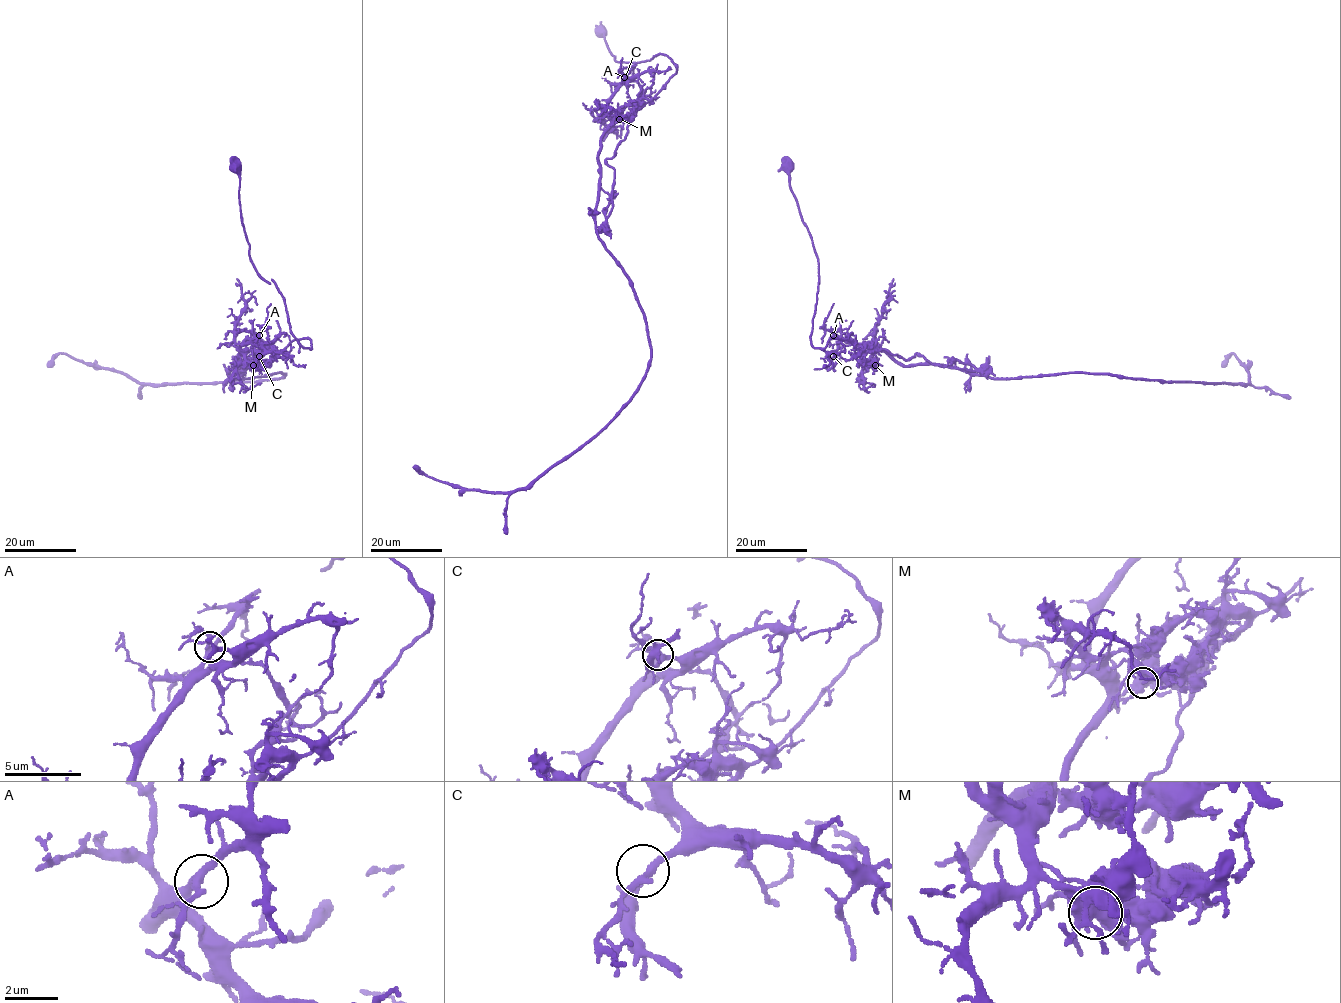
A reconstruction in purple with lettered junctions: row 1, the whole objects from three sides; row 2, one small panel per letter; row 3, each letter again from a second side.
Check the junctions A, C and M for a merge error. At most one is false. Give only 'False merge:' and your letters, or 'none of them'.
False merge: M

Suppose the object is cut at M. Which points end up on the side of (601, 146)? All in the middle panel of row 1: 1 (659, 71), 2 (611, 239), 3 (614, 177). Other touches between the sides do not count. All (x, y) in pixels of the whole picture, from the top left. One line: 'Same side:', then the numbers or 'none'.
Same side: 1

